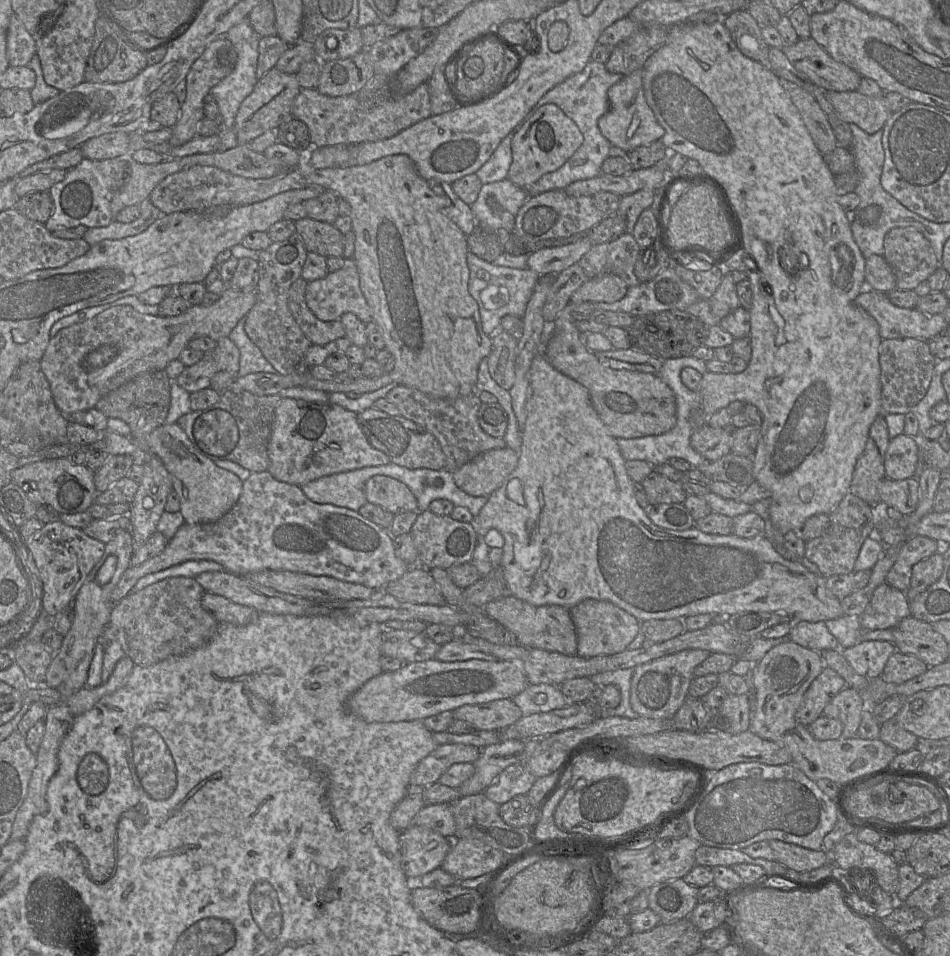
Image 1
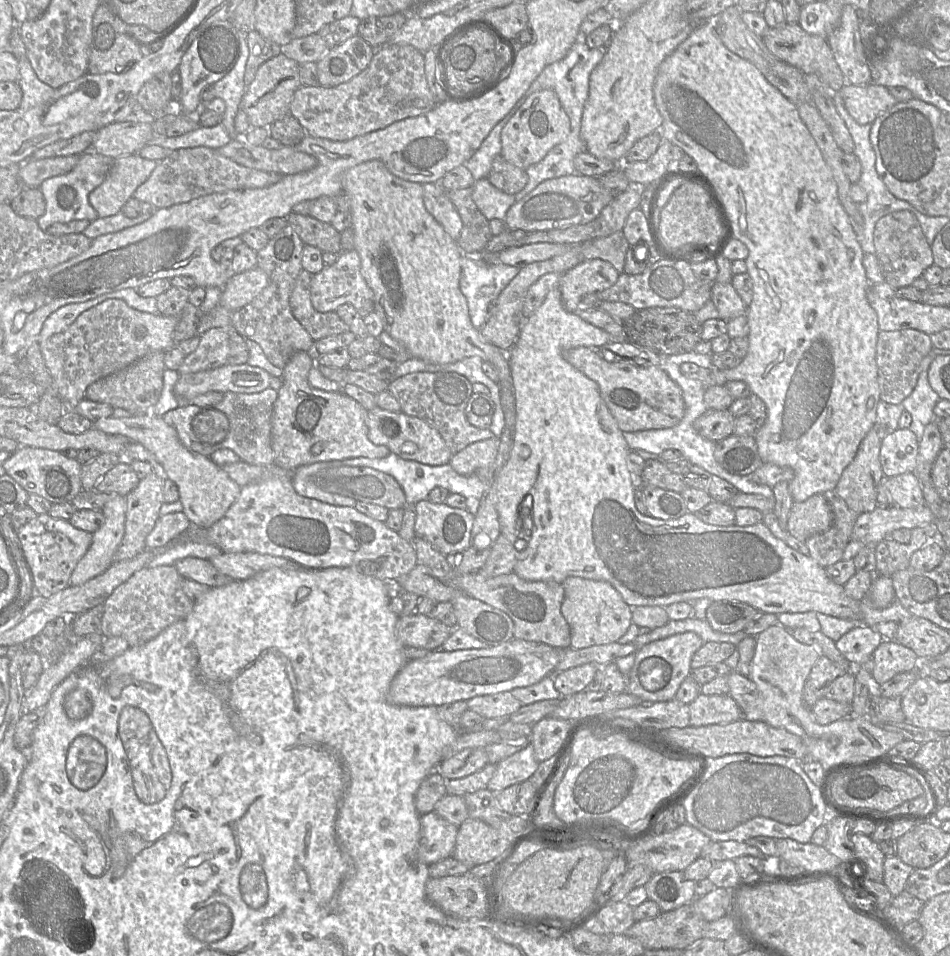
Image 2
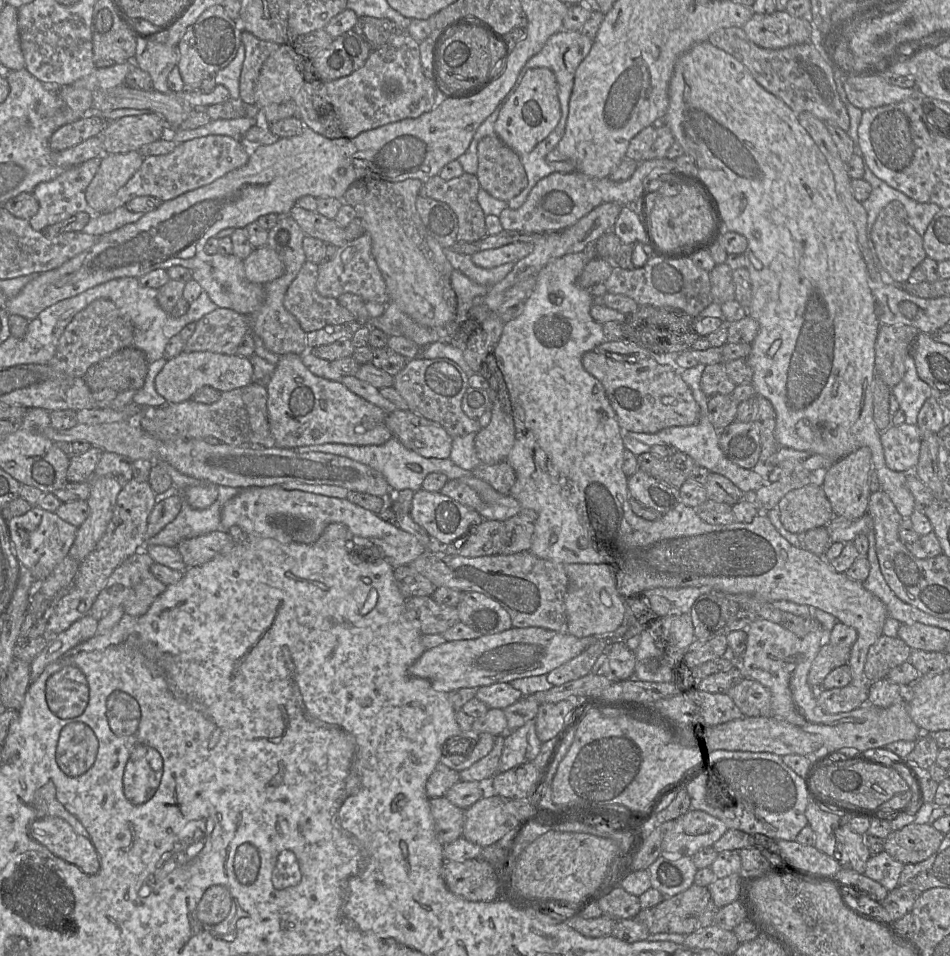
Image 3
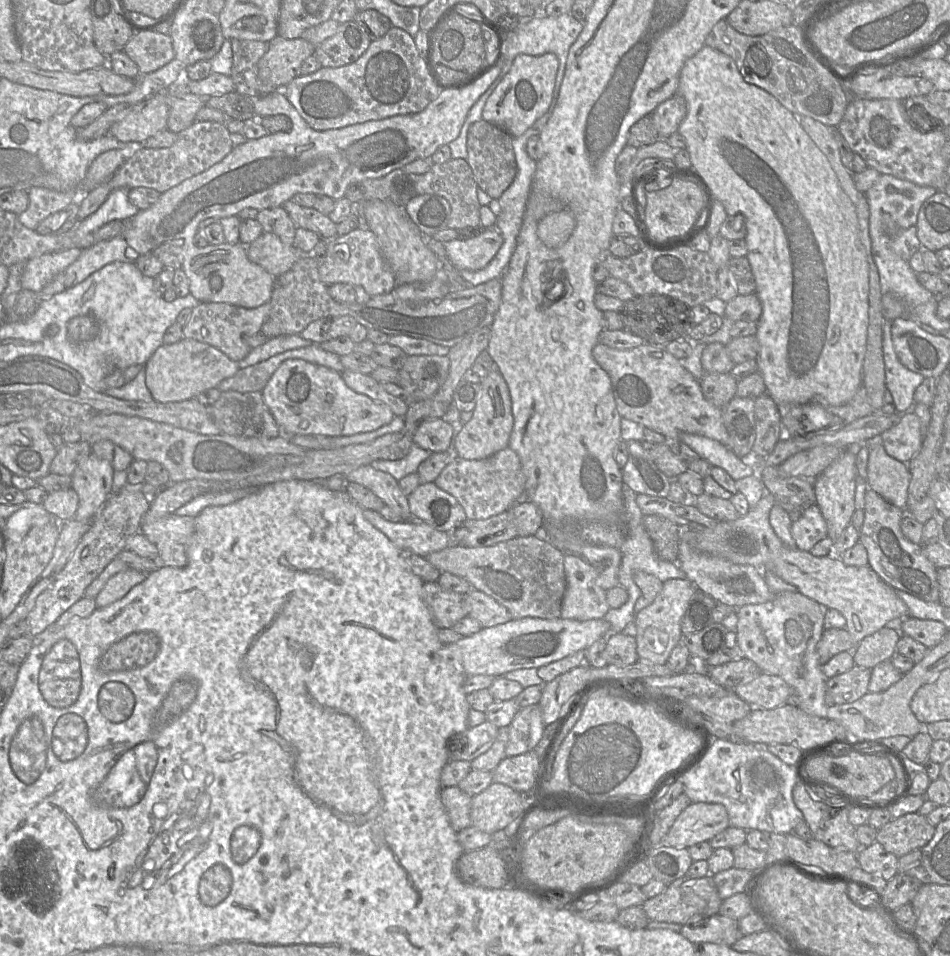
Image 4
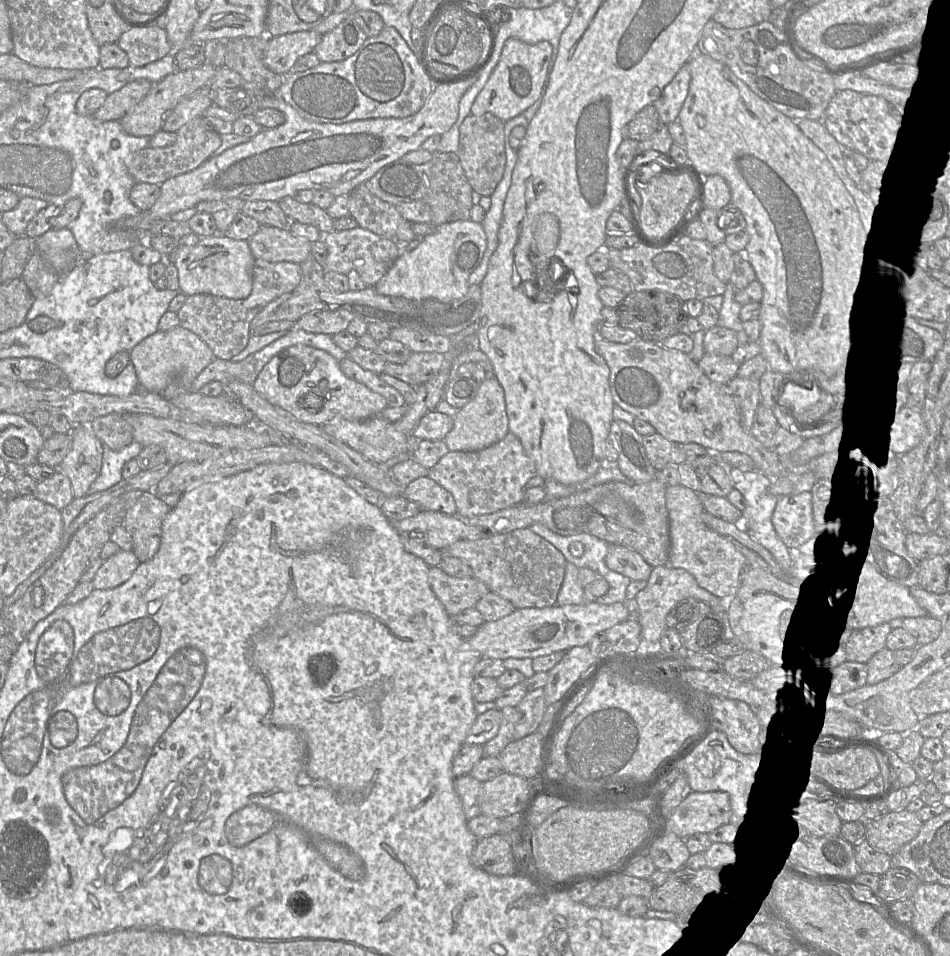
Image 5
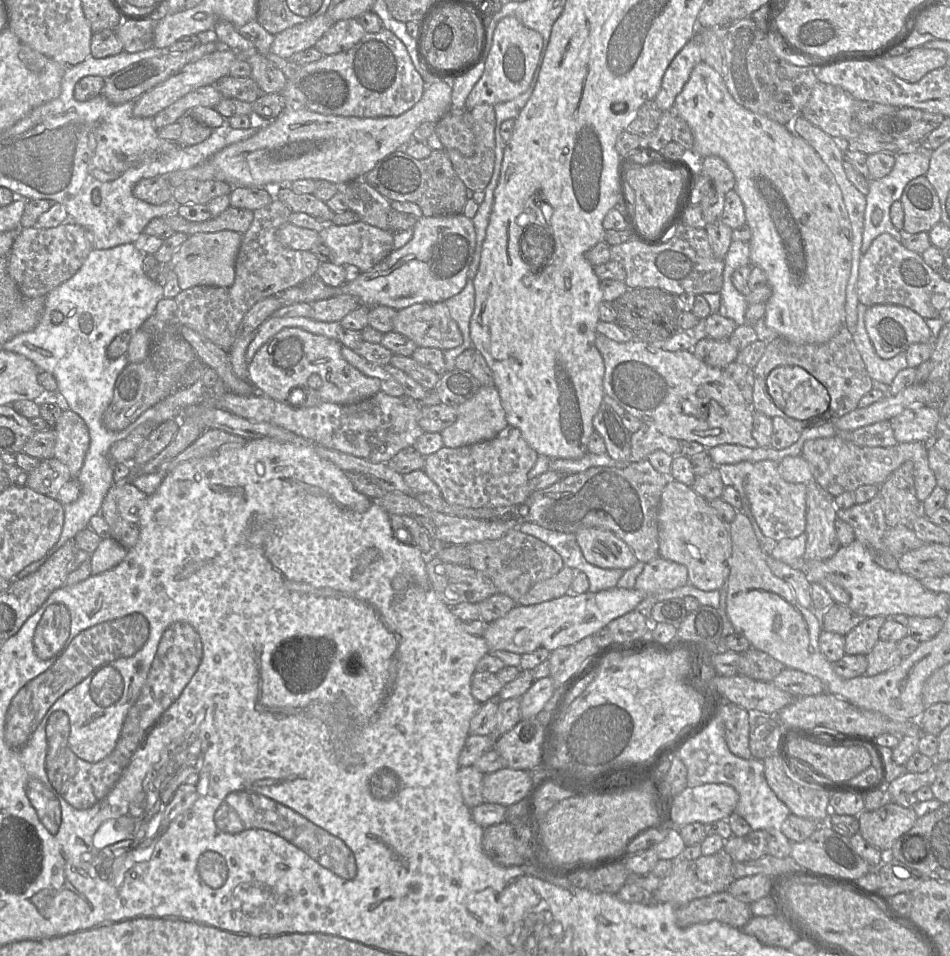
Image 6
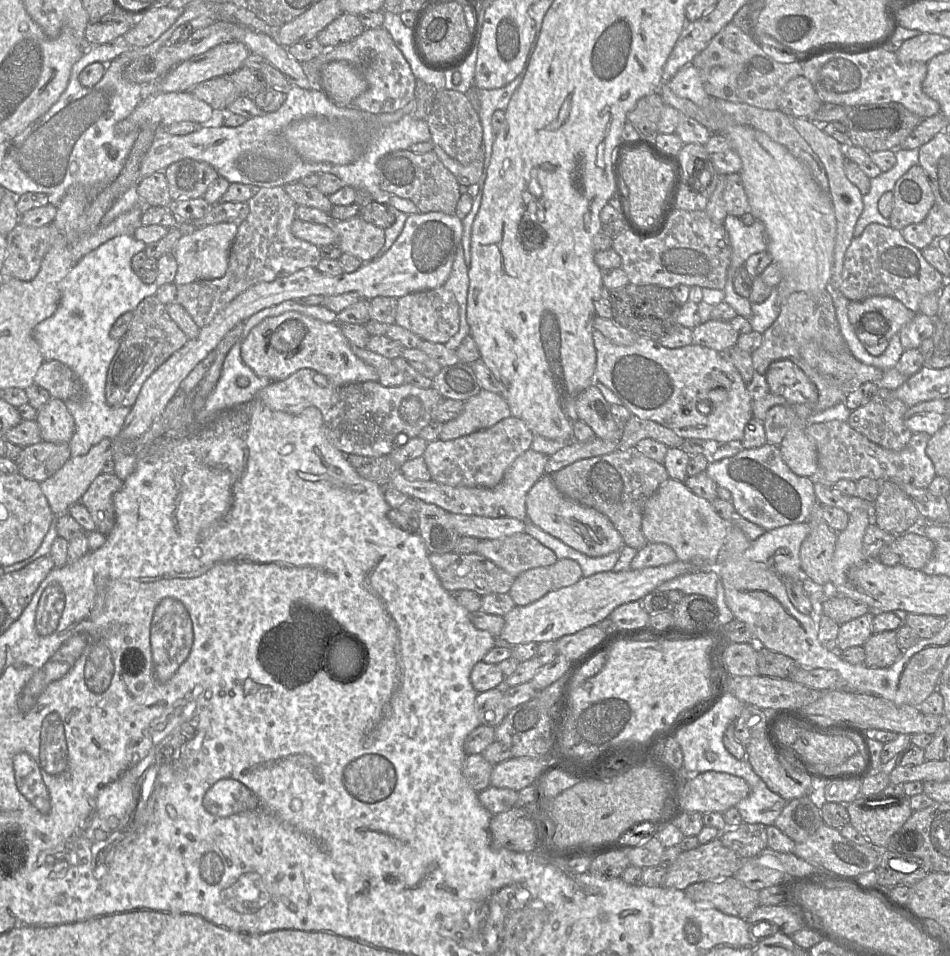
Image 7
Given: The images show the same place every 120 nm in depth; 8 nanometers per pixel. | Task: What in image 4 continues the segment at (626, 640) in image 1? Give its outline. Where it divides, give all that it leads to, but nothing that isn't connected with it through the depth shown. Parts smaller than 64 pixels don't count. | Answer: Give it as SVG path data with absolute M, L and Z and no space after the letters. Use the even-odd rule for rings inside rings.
M564 555L566 591L561 605L561 618L577 621L604 619L610 609L606 591L598 584L600 571L586 560Z

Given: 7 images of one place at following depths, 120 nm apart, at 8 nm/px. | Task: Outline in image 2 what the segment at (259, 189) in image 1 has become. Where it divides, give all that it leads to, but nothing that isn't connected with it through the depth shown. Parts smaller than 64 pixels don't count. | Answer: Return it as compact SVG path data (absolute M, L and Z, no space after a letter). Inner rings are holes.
M202 146L185 148L171 151L159 161L149 178L135 190L133 198L158 209L168 208L214 193L268 187L279 182L283 176L242 166L221 155L217 149Z

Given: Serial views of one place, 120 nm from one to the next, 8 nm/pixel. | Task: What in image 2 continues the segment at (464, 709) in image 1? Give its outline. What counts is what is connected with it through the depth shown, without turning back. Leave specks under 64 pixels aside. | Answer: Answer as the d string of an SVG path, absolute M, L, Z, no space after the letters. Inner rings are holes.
M511 691L475 696L467 700L467 709L477 712L488 721L501 721L515 713L522 703Z

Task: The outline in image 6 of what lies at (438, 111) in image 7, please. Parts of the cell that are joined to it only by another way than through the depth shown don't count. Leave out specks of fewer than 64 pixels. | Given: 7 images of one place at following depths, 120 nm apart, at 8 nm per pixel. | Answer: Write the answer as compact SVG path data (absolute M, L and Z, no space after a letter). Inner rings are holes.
M451 108L436 124L437 134L444 149L455 149L465 157L476 151L476 140L472 130L464 122L466 109Z

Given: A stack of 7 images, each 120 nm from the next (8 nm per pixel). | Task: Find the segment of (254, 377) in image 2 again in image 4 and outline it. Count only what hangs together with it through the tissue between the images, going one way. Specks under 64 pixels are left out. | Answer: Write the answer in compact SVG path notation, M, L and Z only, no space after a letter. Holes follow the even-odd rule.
M188 338L170 345L162 344L143 368L148 390L154 400L162 403L188 400L204 390L218 388L223 380L232 377L240 369L238 362L217 348Z

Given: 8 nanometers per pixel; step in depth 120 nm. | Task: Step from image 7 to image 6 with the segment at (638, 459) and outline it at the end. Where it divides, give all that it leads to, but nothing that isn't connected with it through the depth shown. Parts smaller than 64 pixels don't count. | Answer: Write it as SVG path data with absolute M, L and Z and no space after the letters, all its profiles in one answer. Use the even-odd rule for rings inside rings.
M648 459L630 462L623 467L591 467L583 472L562 476L553 485L531 492L519 505L521 517L518 525L530 522L549 530L572 534L591 527L608 529L631 548L638 561L646 564L659 556L658 511L661 494L669 481L670 476L655 470Z

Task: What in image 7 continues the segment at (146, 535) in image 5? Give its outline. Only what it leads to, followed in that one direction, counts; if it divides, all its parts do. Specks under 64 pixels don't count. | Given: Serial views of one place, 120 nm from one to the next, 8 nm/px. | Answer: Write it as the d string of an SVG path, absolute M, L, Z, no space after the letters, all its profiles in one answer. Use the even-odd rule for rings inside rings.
M101 473L91 483L80 502L88 509L96 531L108 535L115 526L116 513L114 495L121 490L124 482L113 474Z

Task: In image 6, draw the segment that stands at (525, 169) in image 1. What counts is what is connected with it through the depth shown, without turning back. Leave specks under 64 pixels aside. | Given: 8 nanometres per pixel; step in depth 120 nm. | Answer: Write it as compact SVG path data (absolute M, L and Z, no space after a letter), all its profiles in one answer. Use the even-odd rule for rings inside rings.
M514 16L502 18L494 29L492 44L485 59L484 72L466 100L466 110L469 111L483 103L494 106L524 93L529 88L538 66L540 69L543 55L544 42L540 33L524 26Z

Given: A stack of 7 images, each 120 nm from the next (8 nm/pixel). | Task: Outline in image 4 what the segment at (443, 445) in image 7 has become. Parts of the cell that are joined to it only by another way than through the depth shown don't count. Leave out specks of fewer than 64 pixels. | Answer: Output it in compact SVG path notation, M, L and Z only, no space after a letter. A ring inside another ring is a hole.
M508 446L482 460L458 457L442 470L434 483L456 498L468 520L483 520L510 509L525 490L526 479L519 456Z

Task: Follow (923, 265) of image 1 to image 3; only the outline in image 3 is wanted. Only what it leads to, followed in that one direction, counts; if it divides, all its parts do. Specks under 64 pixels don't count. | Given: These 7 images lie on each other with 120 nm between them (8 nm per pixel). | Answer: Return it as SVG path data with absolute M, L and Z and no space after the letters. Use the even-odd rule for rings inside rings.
M899 201L890 202L880 211L871 231L871 240L880 266L900 284L909 282L912 271L927 257L923 237L910 225L905 207Z

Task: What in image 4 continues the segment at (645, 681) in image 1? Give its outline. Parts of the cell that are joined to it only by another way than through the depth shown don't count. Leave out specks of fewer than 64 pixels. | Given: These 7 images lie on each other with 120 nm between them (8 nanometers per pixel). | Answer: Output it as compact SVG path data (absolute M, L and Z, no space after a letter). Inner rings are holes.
M686 578L670 579L663 582L659 595L637 614L636 644L639 660L648 660L655 664L666 664L672 649L681 642L681 620L689 601L697 591L697 588Z

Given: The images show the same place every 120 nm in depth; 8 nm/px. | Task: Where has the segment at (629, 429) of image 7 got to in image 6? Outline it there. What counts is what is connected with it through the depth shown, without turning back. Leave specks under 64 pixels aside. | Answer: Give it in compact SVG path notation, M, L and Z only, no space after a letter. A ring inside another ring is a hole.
M643 423L640 429L631 435L629 463L646 460L656 450L662 450L675 457L682 454L682 444L681 441L668 437Z

